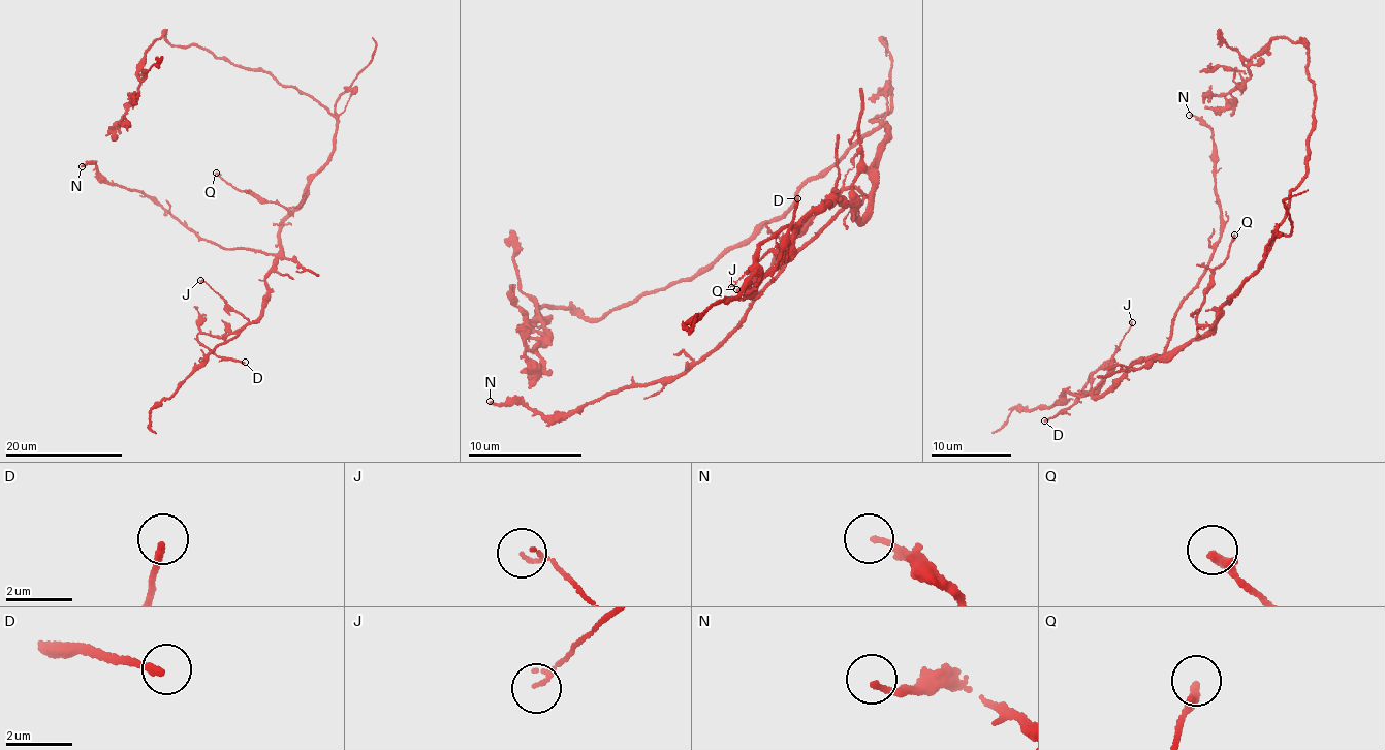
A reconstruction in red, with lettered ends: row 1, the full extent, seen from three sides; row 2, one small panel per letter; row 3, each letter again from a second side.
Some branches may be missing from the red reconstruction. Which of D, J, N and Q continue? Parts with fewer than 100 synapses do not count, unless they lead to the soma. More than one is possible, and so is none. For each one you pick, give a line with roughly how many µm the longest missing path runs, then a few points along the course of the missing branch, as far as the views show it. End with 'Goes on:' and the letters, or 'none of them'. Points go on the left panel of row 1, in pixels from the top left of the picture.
Goes on: none of them

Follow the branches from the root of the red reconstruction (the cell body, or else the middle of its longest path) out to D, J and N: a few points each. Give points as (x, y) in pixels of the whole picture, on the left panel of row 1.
D: (334, 148), (306, 195), (282, 221), (259, 316), (221, 338), (198, 334), (199, 342), (217, 355), (245, 362)
J: (334, 148), (310, 183), (306, 195), (282, 221), (278, 256), (266, 274), (259, 316), (251, 321), (200, 280)
N: (334, 148), (306, 195), (282, 221), (275, 253), (208, 241), (145, 194), (113, 185), (96, 163), (82, 166)

